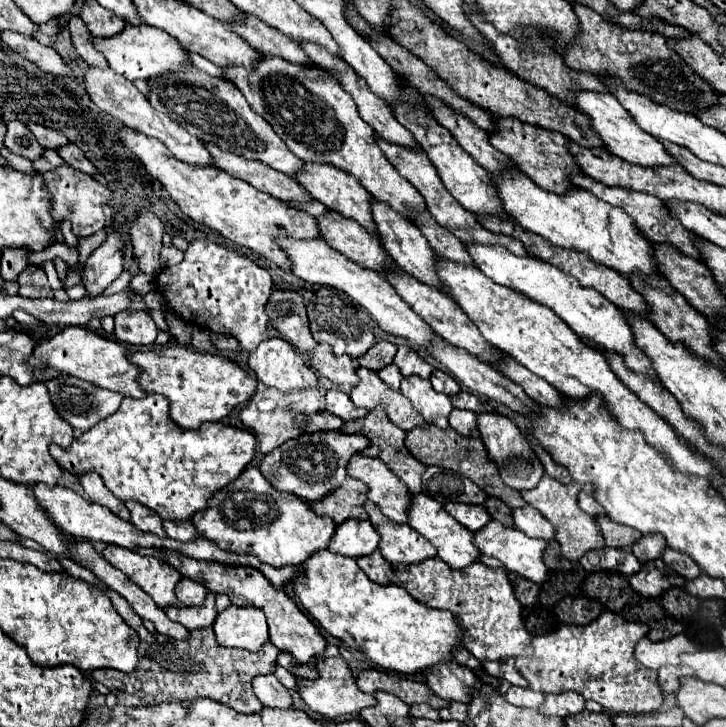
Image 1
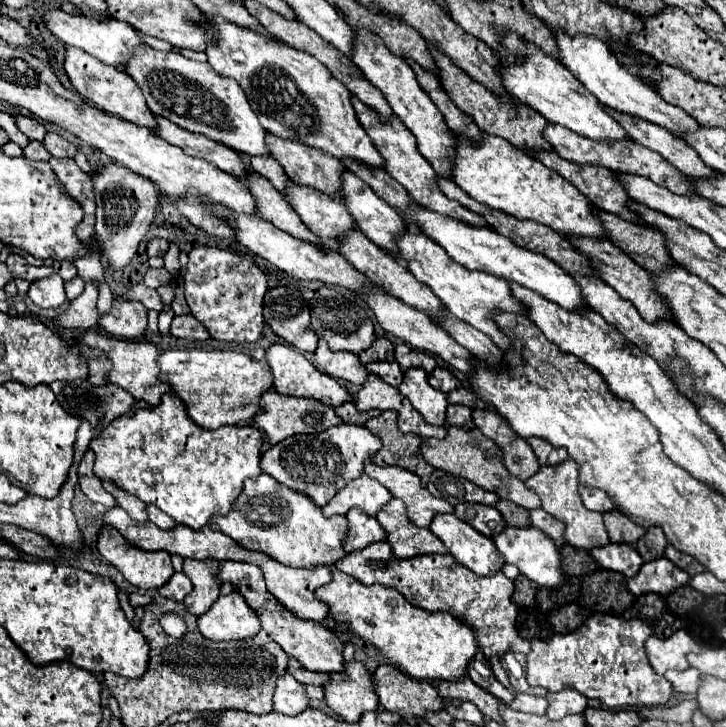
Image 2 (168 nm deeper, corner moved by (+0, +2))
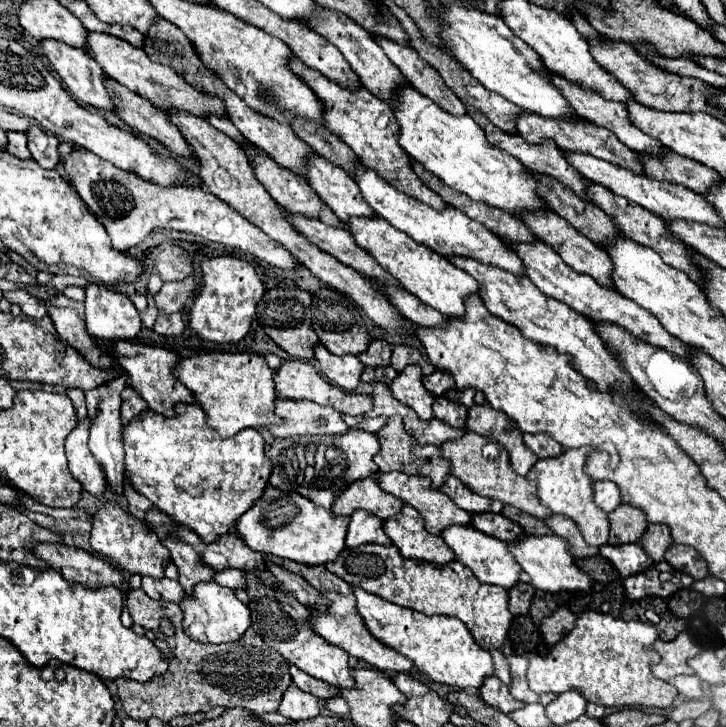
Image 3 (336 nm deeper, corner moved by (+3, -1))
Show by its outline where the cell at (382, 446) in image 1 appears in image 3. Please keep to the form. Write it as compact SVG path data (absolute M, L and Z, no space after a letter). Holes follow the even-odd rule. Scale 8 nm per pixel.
M393 416L387 420L387 424L377 432L377 438L381 442L381 450L375 456L375 464L379 466L381 472L403 472L409 476L429 476L433 480L433 488L441 488L445 484L447 476L451 474L451 464L441 458L441 448L437 446L419 446L413 436L405 432L401 416Z

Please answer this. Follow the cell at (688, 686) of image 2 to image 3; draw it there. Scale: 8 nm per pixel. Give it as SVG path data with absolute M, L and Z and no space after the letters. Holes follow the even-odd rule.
M675 676L669 680L683 698L687 700L697 700L697 698L703 698L703 684L697 676Z

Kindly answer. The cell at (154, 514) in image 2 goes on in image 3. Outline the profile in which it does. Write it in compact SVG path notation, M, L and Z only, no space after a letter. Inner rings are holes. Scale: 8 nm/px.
M125 480L123 496L125 496L127 502L129 502L129 512L131 512L133 516L141 518L141 520L145 518L145 512L147 512L149 508L153 508L153 504L151 504L145 496L141 496L139 492L135 492L135 488L129 488L129 480Z

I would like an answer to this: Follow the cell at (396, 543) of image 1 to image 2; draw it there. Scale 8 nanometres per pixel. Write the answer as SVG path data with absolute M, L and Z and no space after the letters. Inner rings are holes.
M390 499L380 509L376 519L388 533L388 543L396 559L410 559L426 553L448 553L448 549L436 535L408 521L406 507L398 499Z

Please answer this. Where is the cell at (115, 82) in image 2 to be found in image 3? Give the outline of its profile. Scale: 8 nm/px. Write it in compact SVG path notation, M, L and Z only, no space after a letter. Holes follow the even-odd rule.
M43 40L41 46L69 92L79 102L103 112L113 112L113 102L105 90L105 72L85 50L77 50L57 40Z

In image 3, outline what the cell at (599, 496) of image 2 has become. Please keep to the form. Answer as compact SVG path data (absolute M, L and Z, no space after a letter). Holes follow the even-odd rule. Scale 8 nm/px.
M597 480L597 482L593 482L593 488L595 488L595 502L605 512L613 512L621 504L621 492L619 492L617 484Z

